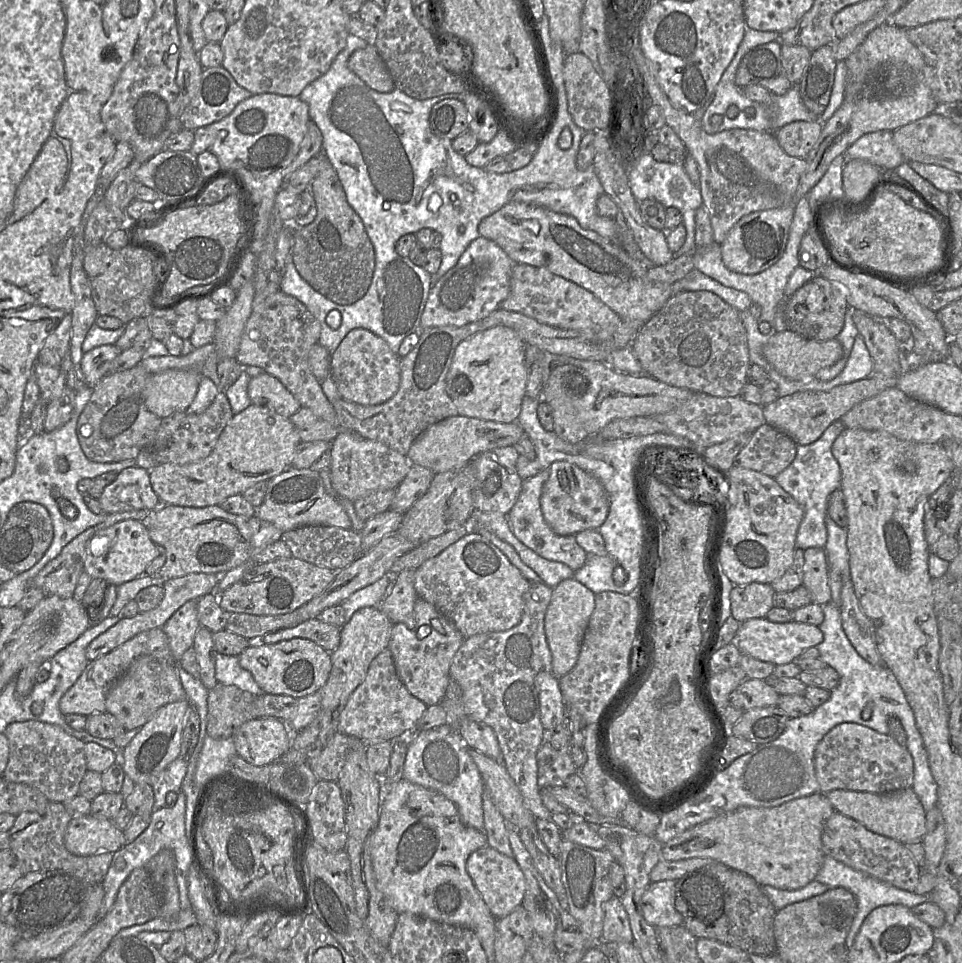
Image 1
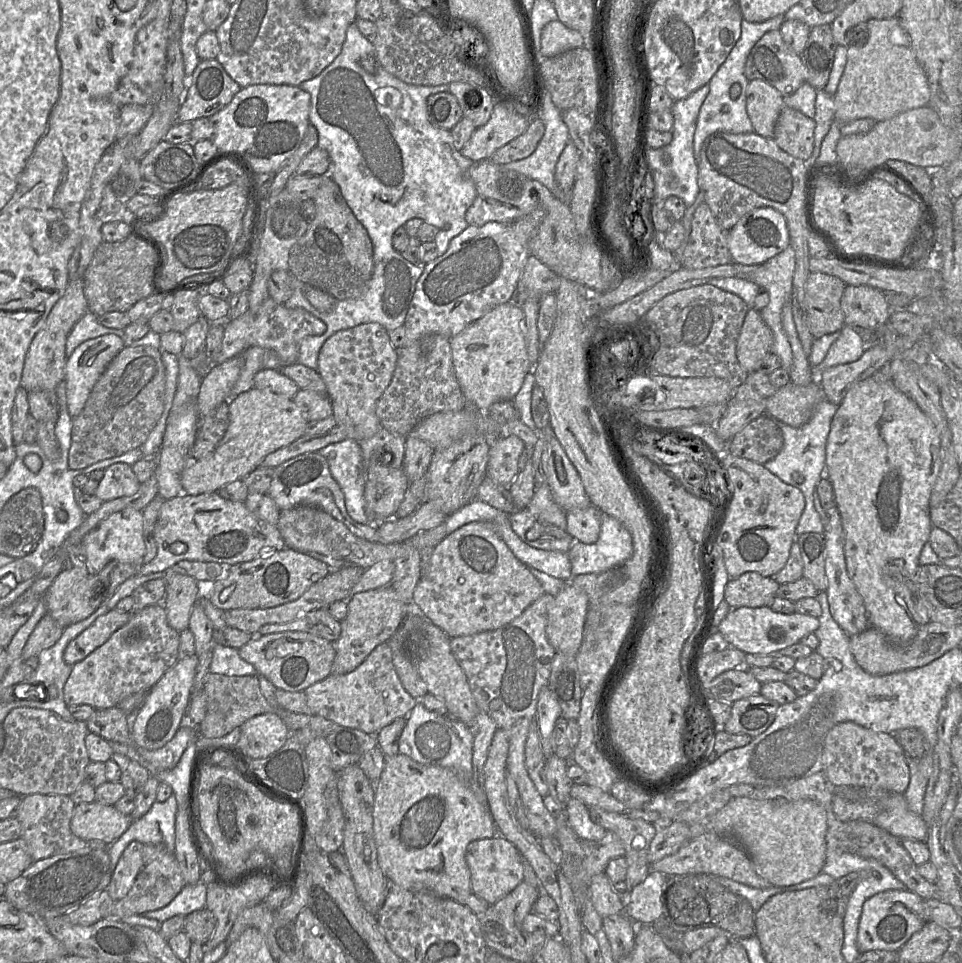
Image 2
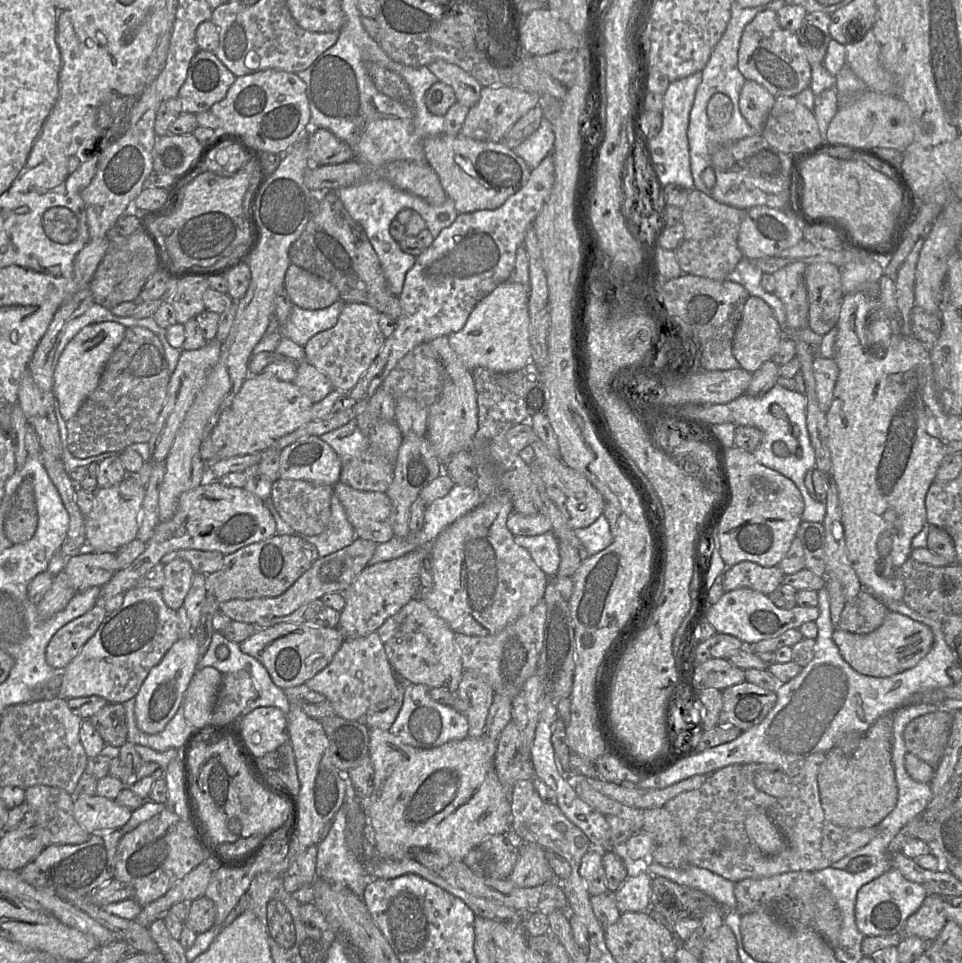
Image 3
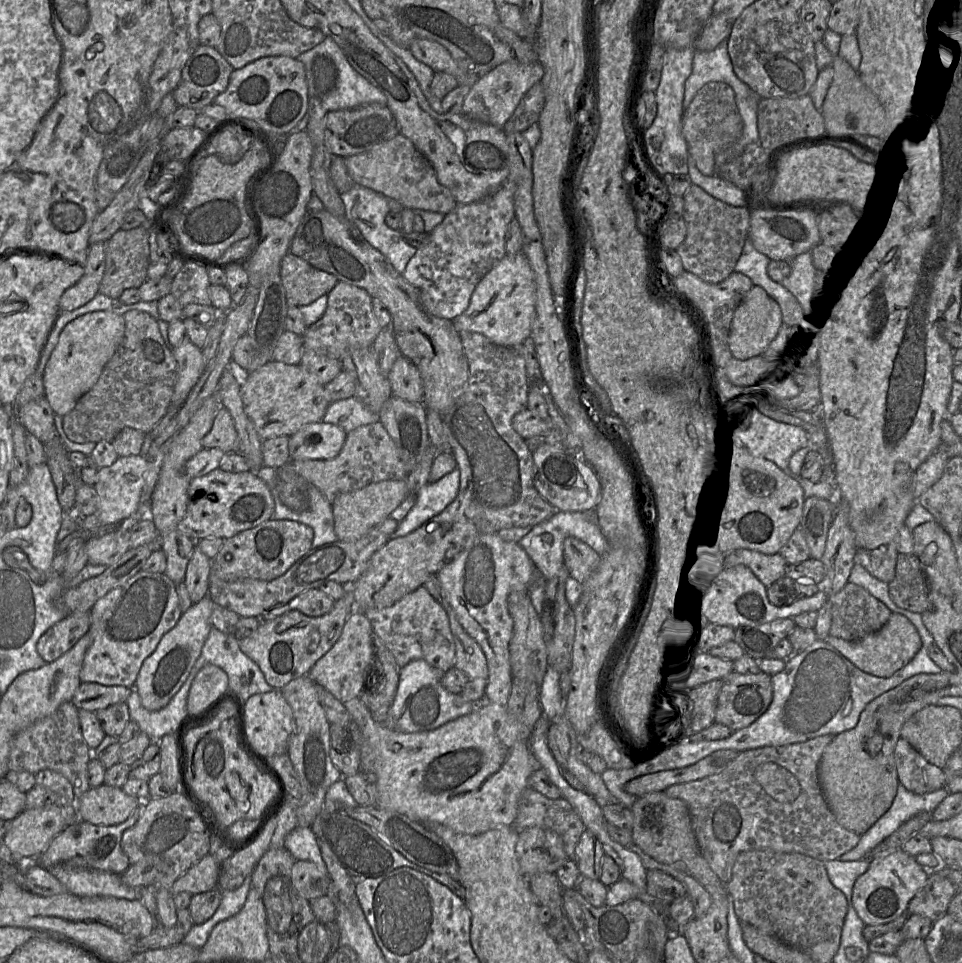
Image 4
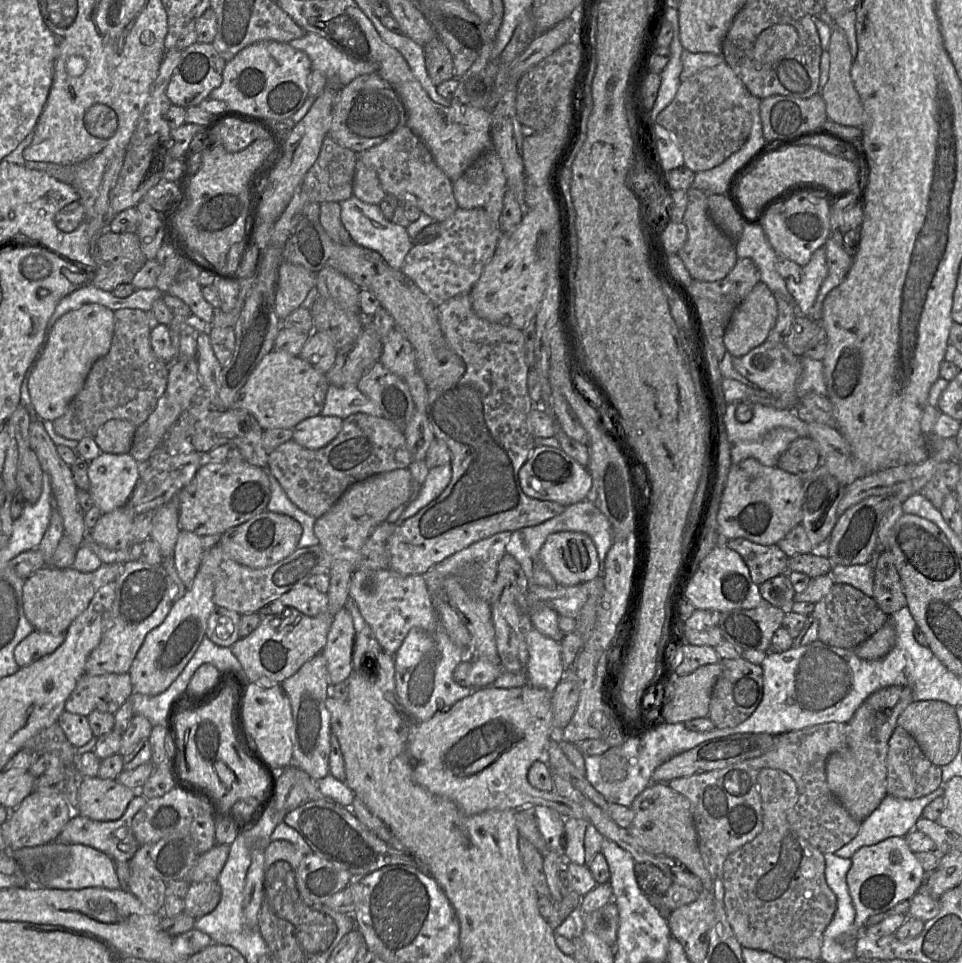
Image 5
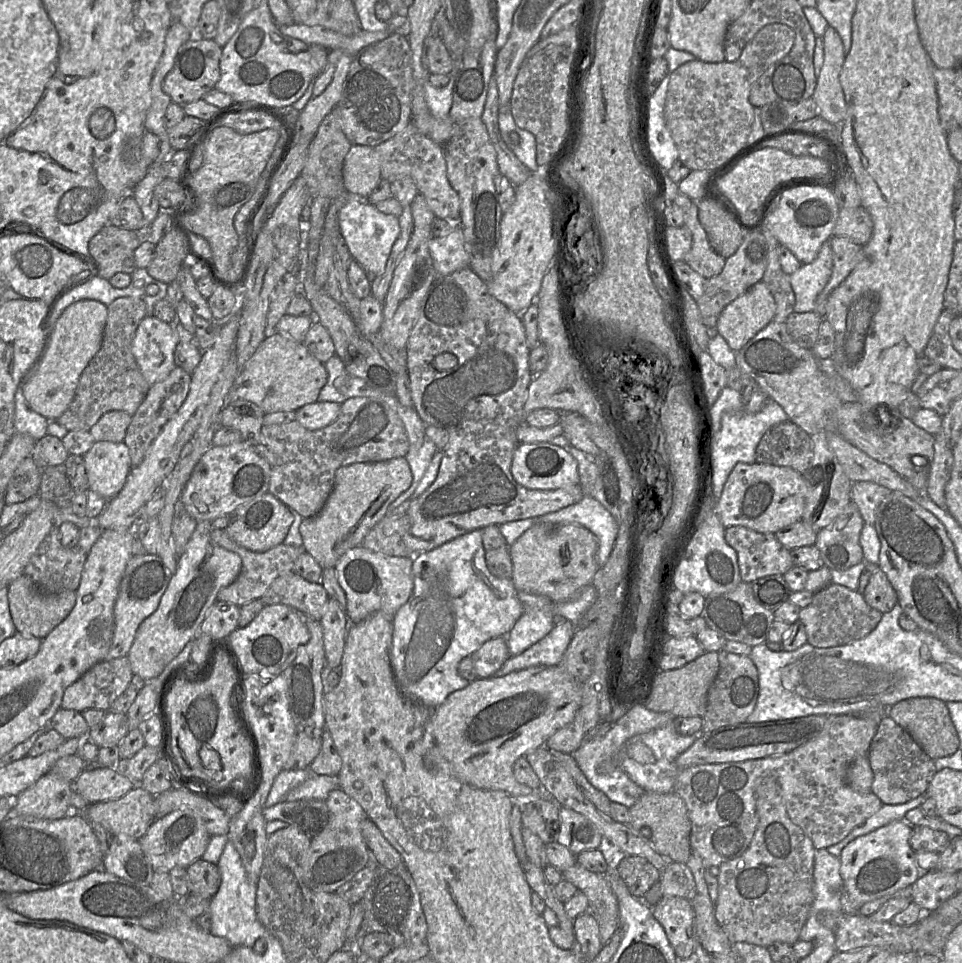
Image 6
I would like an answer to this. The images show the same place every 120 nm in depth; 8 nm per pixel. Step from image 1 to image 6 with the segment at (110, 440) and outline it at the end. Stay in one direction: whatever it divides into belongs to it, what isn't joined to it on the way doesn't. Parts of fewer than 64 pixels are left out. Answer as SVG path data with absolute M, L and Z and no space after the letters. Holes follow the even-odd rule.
M119 297L107 306L108 316L99 351L81 374L74 398L56 420L68 431L90 431L107 412L120 410L133 415L144 401L151 385L141 373L131 345L140 322L146 315L146 303L141 297Z

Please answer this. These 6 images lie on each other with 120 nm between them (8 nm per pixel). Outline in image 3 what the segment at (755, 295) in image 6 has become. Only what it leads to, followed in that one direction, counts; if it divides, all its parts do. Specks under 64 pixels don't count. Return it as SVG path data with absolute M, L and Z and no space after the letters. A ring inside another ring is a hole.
M749 296L733 337L733 354L751 373L772 358L779 348L782 328L772 308L761 298Z

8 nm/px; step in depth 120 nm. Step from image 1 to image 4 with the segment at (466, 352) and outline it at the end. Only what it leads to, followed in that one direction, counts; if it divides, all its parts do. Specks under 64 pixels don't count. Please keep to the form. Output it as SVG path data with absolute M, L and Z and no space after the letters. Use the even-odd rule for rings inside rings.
M524 253L507 254L476 286L468 308L452 322L455 330L482 334L492 342L520 347L531 335L536 301L533 271Z

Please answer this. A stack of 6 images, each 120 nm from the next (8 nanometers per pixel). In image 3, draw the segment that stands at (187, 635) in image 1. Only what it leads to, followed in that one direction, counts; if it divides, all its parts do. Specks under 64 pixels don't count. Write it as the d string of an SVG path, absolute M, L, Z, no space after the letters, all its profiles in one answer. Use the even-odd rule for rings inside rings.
M173 559L164 565L165 582L161 593L170 609L177 612L183 606L194 573L192 566L182 559Z

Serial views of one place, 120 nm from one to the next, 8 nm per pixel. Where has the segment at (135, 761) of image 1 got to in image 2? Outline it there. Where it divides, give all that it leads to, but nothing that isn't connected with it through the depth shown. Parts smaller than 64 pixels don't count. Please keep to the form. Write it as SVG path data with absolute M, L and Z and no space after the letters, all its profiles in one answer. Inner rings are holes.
M195 654L178 659L175 665L148 690L133 726L132 739L138 747L156 750L174 737L187 711L196 667L197 655Z

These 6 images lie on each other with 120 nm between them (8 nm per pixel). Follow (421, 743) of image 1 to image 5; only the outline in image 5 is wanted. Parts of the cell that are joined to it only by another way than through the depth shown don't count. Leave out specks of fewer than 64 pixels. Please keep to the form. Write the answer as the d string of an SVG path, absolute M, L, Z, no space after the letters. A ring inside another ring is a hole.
M442 627L435 632L411 629L394 655L394 660L398 701L414 722L430 719L438 710L447 710L475 690L455 682L453 670L466 659L464 652L452 642Z

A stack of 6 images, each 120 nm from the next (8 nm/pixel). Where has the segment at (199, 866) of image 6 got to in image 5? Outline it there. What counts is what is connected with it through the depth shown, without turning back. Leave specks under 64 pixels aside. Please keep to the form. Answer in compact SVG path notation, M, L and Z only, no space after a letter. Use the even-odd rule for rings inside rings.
M217 882L190 883L184 898L184 912L195 920L212 912L221 898L221 889Z

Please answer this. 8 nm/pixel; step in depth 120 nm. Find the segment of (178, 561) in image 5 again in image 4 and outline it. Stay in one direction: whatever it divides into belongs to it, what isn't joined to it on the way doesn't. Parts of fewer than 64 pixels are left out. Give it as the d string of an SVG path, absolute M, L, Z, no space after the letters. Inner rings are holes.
M196 543L192 556L188 562L183 581L192 604L199 602L202 598L208 595L211 563L212 560L197 548Z

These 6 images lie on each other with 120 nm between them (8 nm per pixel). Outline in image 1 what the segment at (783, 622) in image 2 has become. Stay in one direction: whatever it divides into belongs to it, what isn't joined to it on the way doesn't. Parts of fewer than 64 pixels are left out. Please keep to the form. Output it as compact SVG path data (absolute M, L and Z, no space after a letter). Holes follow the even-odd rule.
M761 617L742 622L732 643L739 648L741 653L747 653L774 665L781 665L794 662L804 650L817 646L823 639L824 635L819 626L794 620L784 623L772 622L766 617Z

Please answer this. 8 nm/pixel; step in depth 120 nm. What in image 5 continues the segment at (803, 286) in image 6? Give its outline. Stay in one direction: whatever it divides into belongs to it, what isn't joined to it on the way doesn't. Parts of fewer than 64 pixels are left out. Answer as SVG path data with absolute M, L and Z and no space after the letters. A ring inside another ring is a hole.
M818 248L811 256L808 264L802 267L799 281L789 277L785 279L789 293L795 299L801 314L812 313L820 287L828 275L828 265L825 248Z

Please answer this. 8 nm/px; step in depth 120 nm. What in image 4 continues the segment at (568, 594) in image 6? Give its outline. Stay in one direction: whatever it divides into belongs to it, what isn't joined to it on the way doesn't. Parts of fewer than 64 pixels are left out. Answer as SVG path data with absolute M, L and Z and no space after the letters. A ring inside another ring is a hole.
M567 537L563 541L563 564L569 576L583 583L597 568L601 556L588 544L575 538Z

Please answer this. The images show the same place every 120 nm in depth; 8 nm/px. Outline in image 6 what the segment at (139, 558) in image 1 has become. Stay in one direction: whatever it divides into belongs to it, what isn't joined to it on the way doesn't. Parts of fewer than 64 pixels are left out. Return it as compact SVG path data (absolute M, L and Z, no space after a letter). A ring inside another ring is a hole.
M96 441L83 457L89 489L106 501L117 496L132 469L129 448L125 442Z

